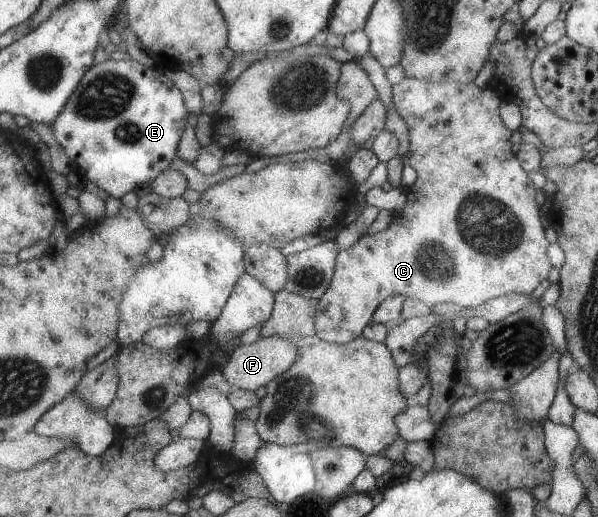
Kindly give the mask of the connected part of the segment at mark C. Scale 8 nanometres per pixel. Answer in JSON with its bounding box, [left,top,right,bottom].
[316,77,550,345]

